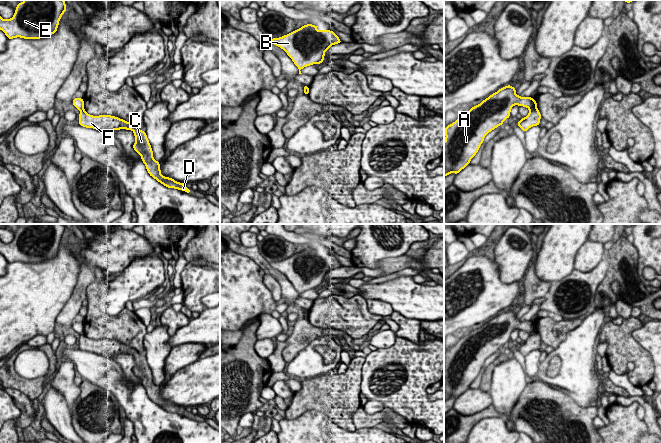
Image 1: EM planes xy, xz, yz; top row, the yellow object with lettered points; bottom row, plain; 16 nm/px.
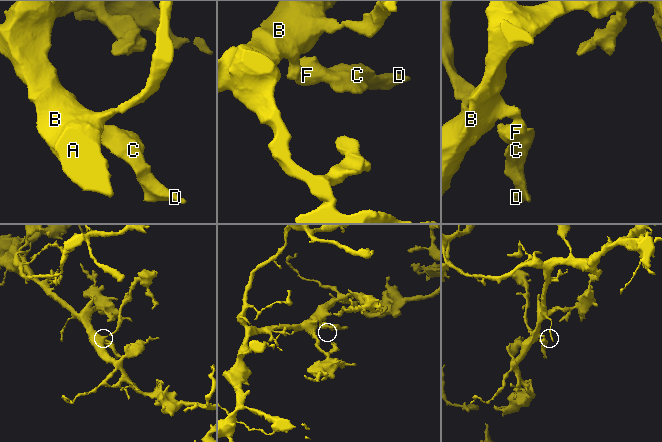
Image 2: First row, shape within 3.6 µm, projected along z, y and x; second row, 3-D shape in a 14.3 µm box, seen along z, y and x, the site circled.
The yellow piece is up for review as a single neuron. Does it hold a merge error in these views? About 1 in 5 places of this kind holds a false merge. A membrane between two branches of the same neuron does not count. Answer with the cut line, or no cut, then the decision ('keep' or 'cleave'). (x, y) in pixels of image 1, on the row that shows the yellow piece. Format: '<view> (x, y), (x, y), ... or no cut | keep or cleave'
yz (536, 108), (529, 111) | cleave

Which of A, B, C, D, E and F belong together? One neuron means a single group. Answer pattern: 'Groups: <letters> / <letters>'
Groups: A B E / C D F

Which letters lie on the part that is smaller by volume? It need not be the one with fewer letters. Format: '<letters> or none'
C, D, F

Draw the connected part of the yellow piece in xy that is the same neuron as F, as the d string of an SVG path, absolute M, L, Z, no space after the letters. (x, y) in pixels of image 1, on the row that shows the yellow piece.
M85 110L80 111L79 125L86 128L93 128L105 133L110 133L114 130L120 129L133 131L136 139L135 143L133 144L133 149L141 156L149 175L167 188L182 190L190 194L191 190L187 188L184 183L177 182L174 179L165 177L161 174L160 163L153 157L152 147L149 143L146 132L140 130L136 125L116 116L93 116L88 114Z

